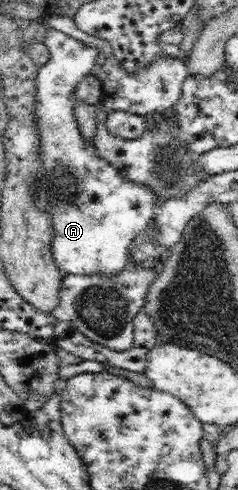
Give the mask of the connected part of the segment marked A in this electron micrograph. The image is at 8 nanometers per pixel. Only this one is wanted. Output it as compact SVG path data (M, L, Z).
M47 28L45 33L44 42L45 46L51 54L49 60L42 66L38 67L38 74L36 77L36 88L37 88L37 106L36 106L36 123L39 124L39 130L41 130L41 160L43 160L43 171L41 177L37 175L37 180L33 183L33 190L35 190L35 204L39 206L39 210L43 210L45 214L51 216L51 223L53 224L53 237L51 241L52 257L55 263L59 266L59 269L64 274L75 274L75 275L119 275L125 265L130 259L130 244L133 243L135 237L140 234L146 225L153 218L153 208L155 203L159 199L156 197L156 193L152 193L146 185L135 185L132 181L127 181L121 177L118 169L115 169L110 163L107 163L103 158L99 157L95 151L94 145L84 141L80 135L79 127L74 114L76 99L74 99L74 89L79 85L80 81L86 76L91 74L91 68L94 67L94 61L96 60L99 50L83 44L81 41L76 41L73 37L67 36L61 31Z

